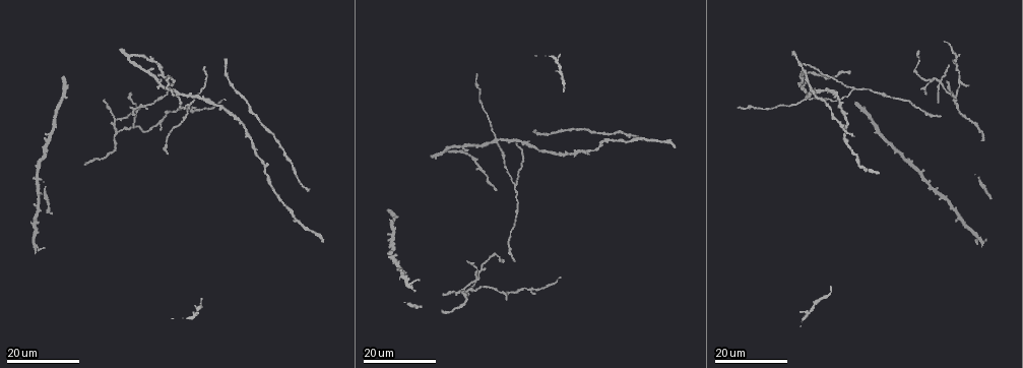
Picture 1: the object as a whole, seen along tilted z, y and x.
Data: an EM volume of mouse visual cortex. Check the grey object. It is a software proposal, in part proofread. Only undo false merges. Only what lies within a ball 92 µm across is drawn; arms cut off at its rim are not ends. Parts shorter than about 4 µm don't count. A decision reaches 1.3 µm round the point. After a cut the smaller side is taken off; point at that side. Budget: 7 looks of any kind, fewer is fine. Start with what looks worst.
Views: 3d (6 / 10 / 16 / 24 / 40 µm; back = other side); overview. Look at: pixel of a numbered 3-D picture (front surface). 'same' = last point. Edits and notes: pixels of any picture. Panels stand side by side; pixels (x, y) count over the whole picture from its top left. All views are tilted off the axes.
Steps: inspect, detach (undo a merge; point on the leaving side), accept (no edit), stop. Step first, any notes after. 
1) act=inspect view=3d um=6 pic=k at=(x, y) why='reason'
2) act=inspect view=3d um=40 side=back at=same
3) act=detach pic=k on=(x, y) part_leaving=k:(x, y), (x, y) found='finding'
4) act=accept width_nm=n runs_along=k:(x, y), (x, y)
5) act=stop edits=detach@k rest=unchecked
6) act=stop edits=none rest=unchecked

act=inspect view=3d um=24 pic=1 at=(940, 81) why='small branch off a trunk'

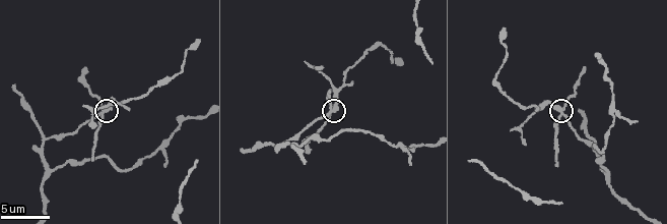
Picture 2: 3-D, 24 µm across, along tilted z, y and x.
act=inspect view=3d um=10 pic=2 at=(562, 109) why='closer look'

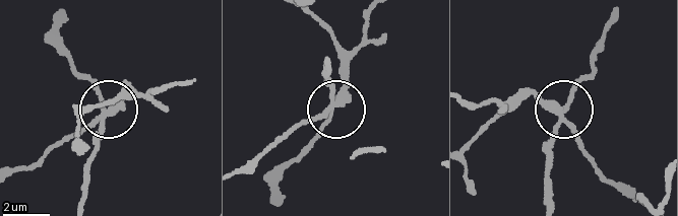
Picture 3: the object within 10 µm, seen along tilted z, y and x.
act=detach pic=3 on=(93, 141) arms=4 part_leaving=3:(104, 115), (98, 91), (76, 71), (60, 42), (60, 13) found='two neurons meet here'

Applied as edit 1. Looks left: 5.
act=inspect view=3d um=16 pic=1 at=(515, 184) why='three arms meet'

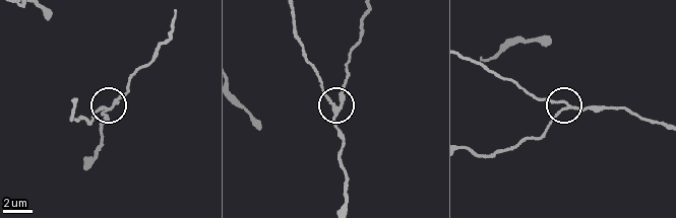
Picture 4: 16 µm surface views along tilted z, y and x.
act=inspect view=3d um=6 pic=4 at=(106, 109)

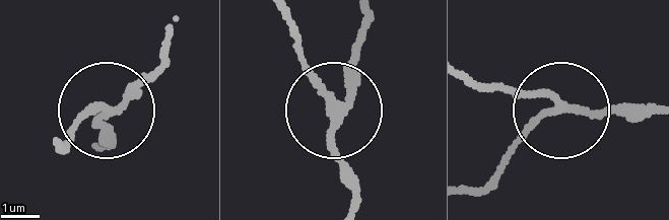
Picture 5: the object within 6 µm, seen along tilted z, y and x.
act=inspect view=3d um=6 side=back pic=5 at=(557, 107)

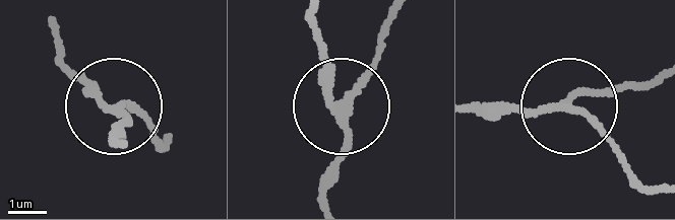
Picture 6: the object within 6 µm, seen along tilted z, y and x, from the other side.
act=accept runs_along=6:(326, 203), (320, 186), (349, 129), (312, 9) found='one neuron here'

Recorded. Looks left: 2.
act=inspect view=3d um=10 pic=2 at=(44, 139) why='three-way junction'

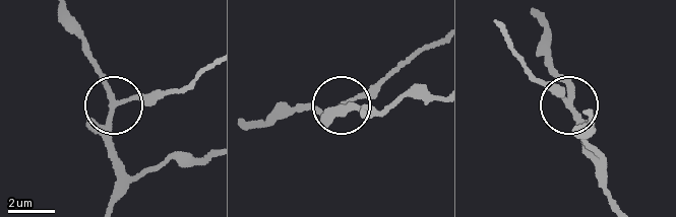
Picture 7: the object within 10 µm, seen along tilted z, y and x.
act=accept width_nm=200 found='all the same neuron'

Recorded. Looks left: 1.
act=stop edits=detach@3 rest=unchecked

